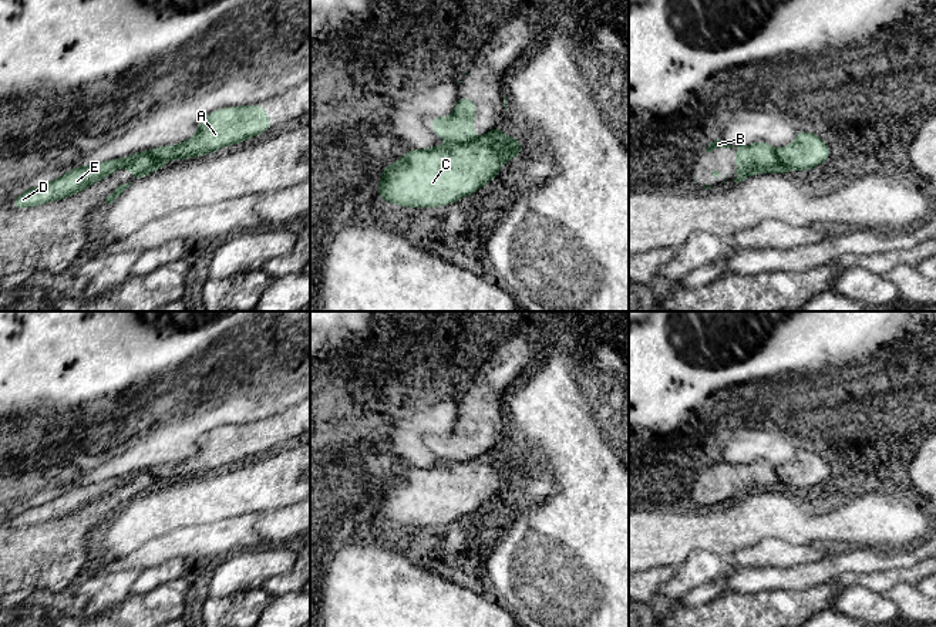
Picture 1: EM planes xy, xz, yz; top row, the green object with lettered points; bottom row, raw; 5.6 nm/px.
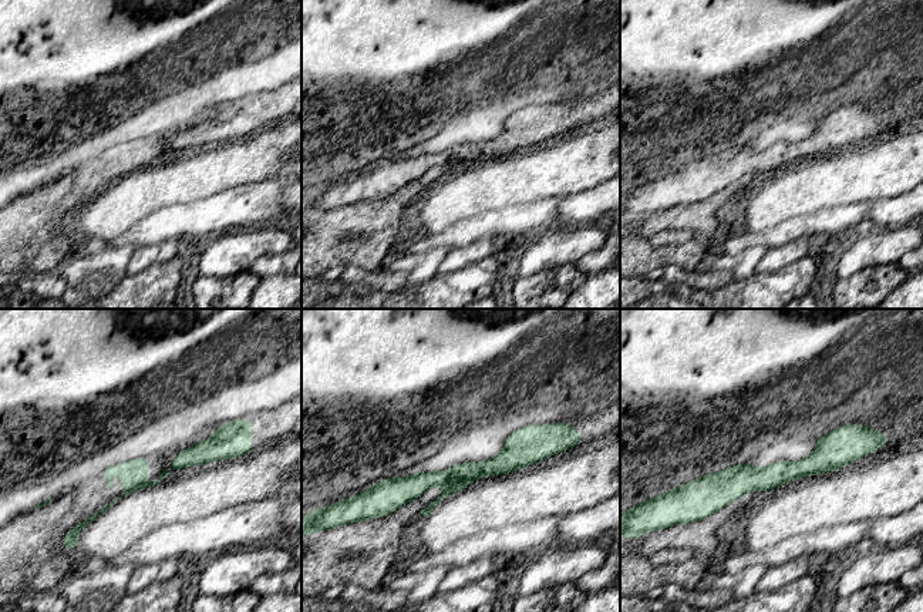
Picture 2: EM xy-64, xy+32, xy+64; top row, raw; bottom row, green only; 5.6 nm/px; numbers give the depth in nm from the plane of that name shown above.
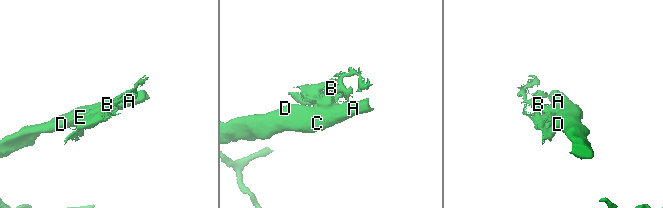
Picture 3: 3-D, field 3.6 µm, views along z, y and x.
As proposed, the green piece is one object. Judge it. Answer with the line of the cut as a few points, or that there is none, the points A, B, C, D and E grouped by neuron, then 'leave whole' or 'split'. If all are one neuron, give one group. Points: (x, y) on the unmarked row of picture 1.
cut xz (477, 457), (463, 462), (451, 462); groups A C D E / B; split

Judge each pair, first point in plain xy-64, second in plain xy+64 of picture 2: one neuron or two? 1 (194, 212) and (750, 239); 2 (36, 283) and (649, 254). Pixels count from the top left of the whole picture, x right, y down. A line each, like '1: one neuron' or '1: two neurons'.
1: one neuron
2: two neurons

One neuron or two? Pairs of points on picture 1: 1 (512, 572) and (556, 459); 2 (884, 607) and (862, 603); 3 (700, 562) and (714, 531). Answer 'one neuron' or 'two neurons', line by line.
1: one neuron
2: one neuron
3: two neurons

